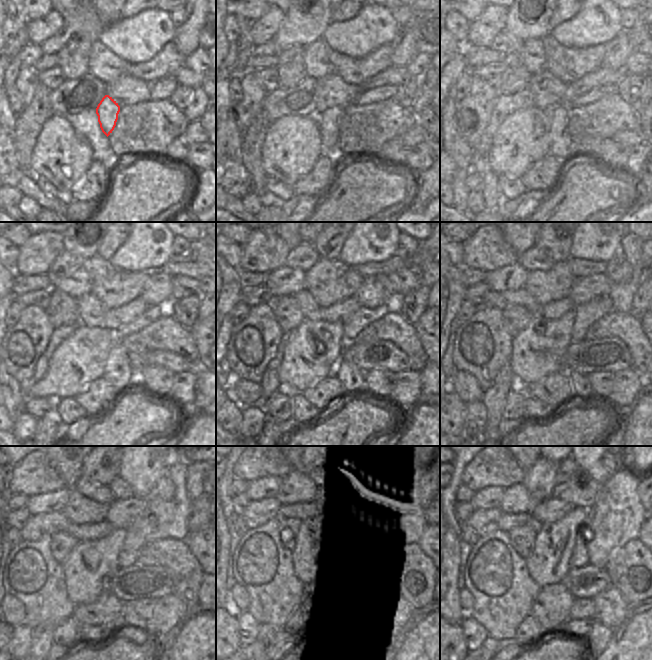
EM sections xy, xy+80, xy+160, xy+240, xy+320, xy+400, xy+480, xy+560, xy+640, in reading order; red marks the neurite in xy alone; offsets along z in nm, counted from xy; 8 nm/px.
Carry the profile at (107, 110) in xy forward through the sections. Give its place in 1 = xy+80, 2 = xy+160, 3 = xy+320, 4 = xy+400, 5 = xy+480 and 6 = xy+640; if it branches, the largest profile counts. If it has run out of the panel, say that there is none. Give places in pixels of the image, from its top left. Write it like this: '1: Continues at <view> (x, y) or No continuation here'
1: Continues at xy+80 (329, 121)
2: Continues at xy+160 (560, 146)
3: Continues at xy+320 (352, 379)
4: Continues at xy+400 (582, 390)
5: Continues at xy+480 (134, 621)
6: Continues at xy+640 (593, 644)

